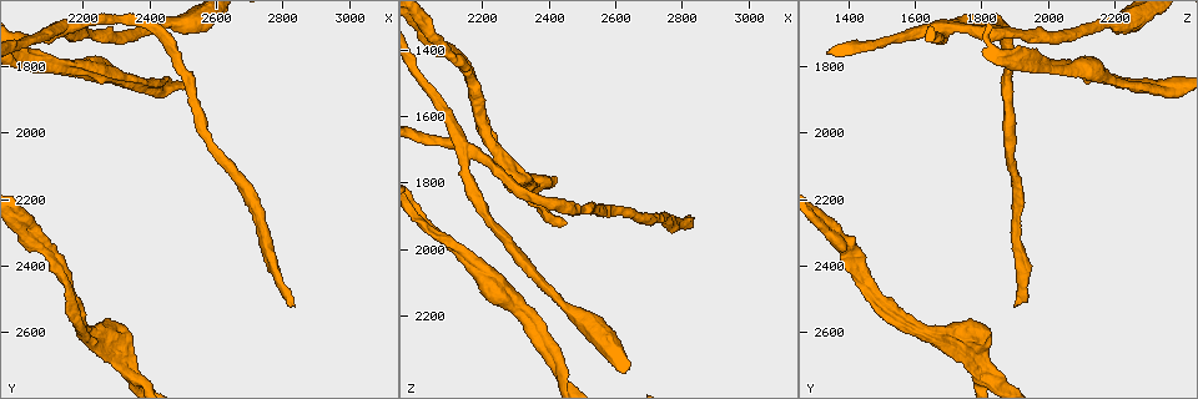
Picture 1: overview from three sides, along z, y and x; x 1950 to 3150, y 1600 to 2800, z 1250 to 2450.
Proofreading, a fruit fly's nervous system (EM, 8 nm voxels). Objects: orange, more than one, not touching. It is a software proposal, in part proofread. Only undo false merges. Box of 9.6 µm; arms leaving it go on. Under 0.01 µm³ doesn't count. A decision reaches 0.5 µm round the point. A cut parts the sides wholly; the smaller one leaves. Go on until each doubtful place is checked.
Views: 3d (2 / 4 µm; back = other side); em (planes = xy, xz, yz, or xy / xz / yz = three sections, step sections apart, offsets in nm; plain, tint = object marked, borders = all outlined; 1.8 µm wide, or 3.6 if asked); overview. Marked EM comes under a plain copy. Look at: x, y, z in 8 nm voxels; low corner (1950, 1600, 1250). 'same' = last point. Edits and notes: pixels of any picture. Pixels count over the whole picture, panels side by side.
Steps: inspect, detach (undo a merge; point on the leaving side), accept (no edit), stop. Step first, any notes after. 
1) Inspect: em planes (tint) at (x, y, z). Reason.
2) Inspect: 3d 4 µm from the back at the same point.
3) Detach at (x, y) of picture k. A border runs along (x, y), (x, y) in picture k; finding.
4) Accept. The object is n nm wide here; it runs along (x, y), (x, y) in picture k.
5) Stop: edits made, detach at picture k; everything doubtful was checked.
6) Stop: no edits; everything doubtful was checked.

Inspect: 3d 2 µm at (2250, 2600, 1720).

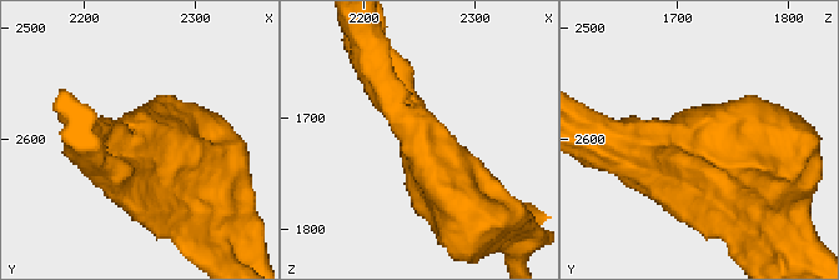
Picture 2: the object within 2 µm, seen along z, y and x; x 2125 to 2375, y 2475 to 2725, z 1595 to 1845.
Inspect: em planes (tint) at (2248, 2596, 1708). Need the tissue.

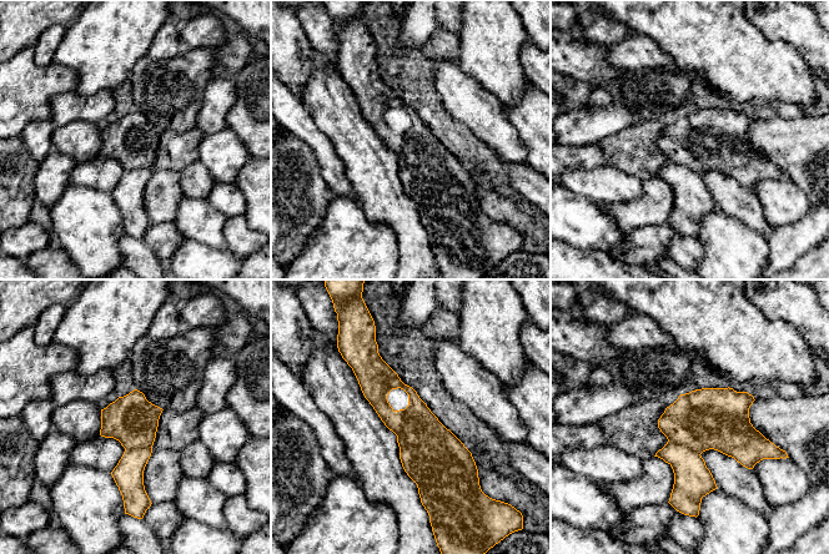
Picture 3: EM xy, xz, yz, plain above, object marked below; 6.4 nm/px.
Accept. Continuous, no second neuron.

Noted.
Inspect: em planes (tint) at (2160, 1680, 1710). Abrupt turn.

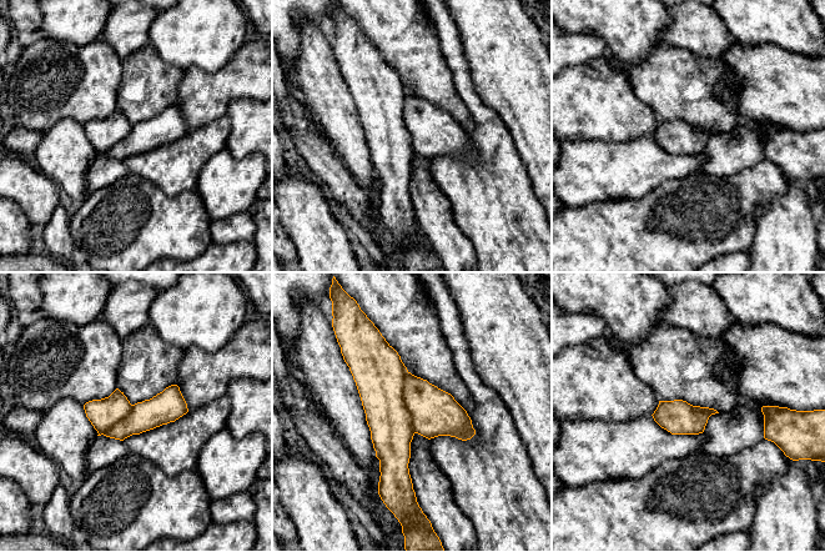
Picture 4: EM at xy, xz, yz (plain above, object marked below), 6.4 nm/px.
Detach at (433, 412) of picture 4. A border runs along (407, 372), (403, 405), (416, 432) in picture 4; two neurons meet here.

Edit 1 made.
Inspect: overview.

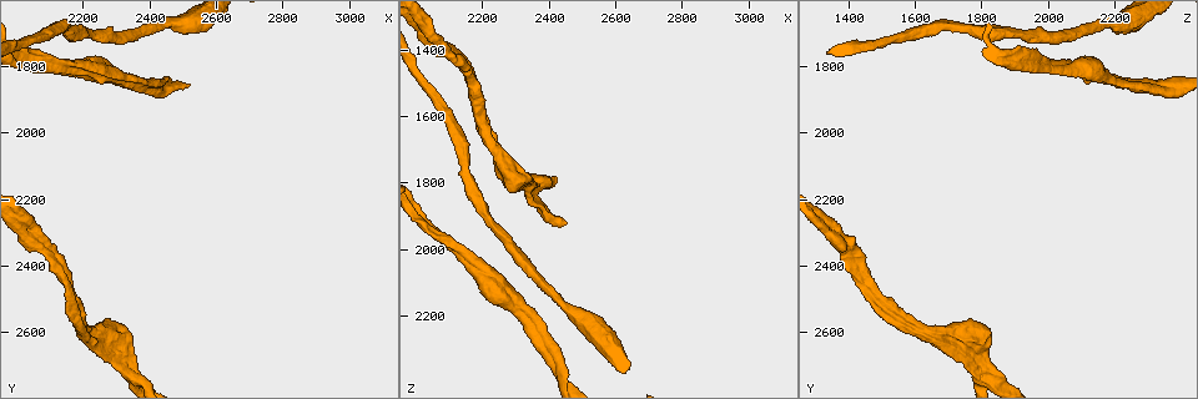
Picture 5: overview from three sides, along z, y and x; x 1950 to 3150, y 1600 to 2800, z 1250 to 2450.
Inspect: 3d 2 µm at (2040, 1810, 1940). A fork.

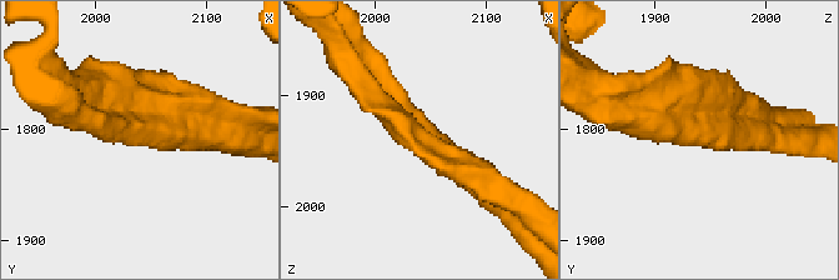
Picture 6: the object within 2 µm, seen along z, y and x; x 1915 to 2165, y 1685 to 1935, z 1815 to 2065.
Inspect: em planes (tint) at (2048, 1802, 1942).

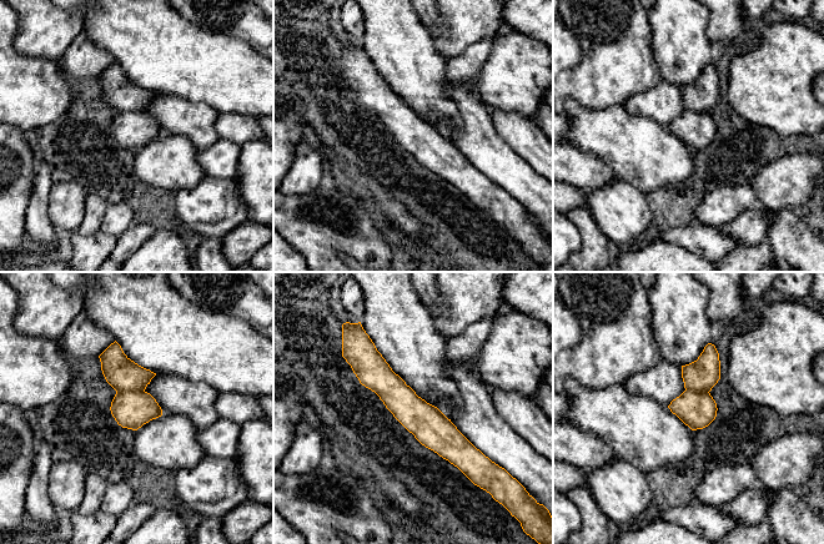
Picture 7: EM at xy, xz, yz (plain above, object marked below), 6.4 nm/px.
Accept. Continuous, no second neuron.

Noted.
Stop: edits made, detach at picture 4; everything doubtful was checked.

